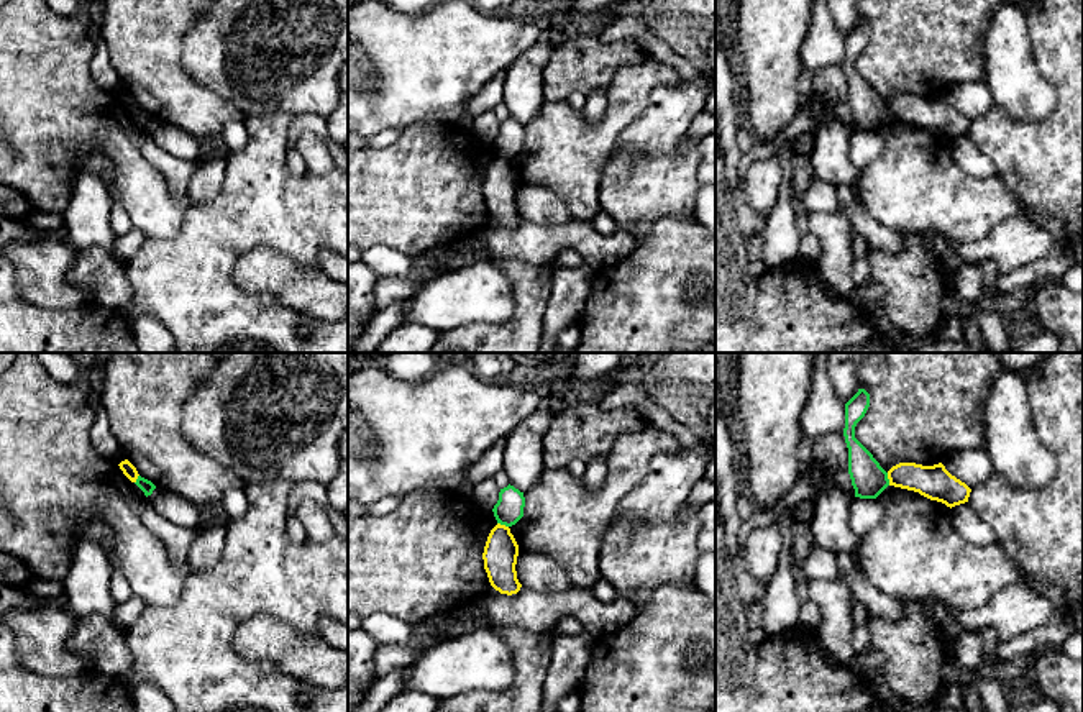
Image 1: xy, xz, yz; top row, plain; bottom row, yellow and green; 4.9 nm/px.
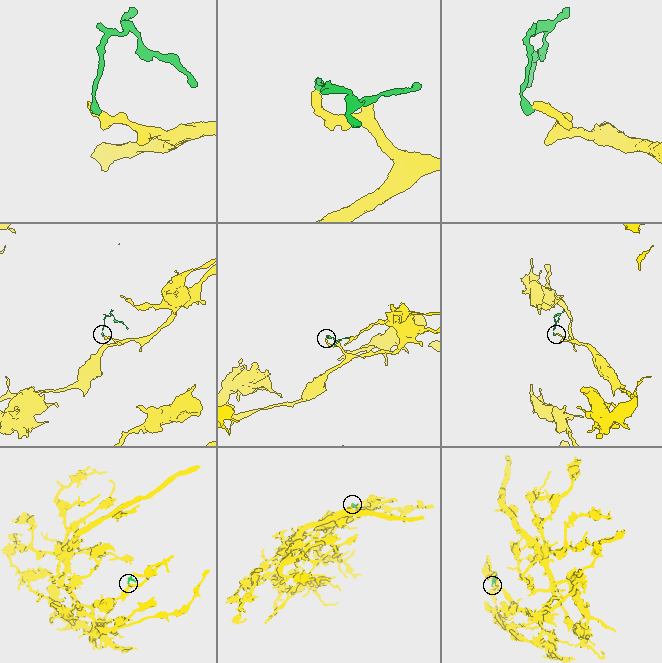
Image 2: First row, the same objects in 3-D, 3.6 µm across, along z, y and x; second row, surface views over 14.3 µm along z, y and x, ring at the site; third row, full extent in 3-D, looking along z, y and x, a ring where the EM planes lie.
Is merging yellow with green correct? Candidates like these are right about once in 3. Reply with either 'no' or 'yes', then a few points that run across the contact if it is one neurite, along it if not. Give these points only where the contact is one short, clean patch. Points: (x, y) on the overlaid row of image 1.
no; line yz (886, 473), (890, 484)

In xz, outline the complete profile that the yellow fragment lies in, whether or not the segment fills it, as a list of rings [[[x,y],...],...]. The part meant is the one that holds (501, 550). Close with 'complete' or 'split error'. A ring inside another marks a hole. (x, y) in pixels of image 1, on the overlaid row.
[[[497,523],[486,541],[482,559],[491,586],[500,594],[517,594],[522,584],[517,579],[519,545],[510,528]]]; complete

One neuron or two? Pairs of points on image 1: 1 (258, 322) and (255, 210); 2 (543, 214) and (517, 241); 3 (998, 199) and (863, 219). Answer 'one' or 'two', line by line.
1: one
2: two
3: two

